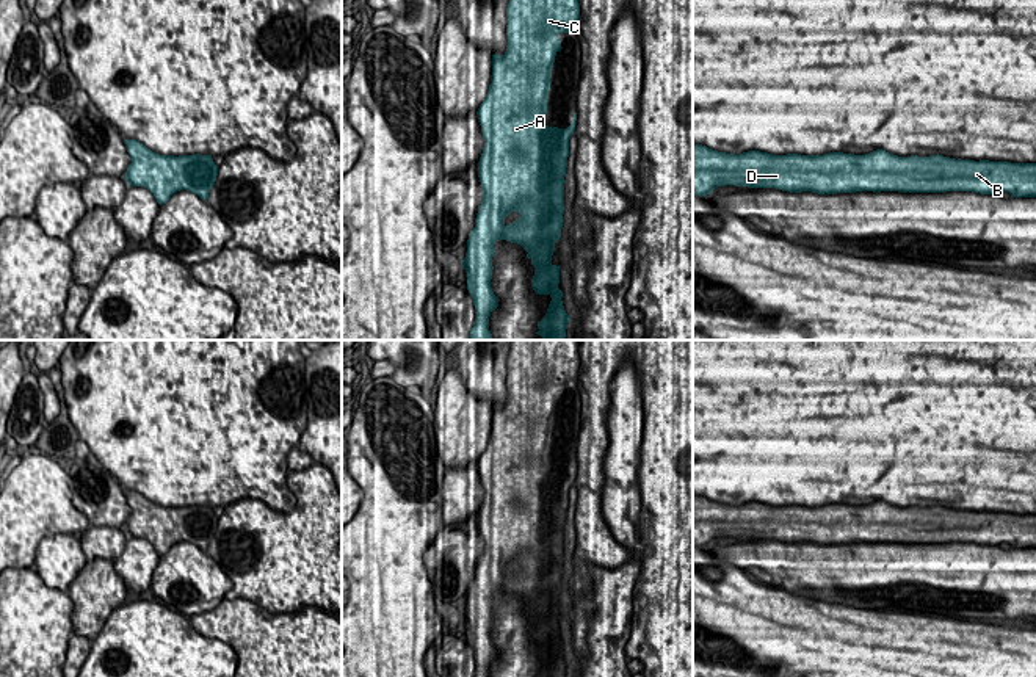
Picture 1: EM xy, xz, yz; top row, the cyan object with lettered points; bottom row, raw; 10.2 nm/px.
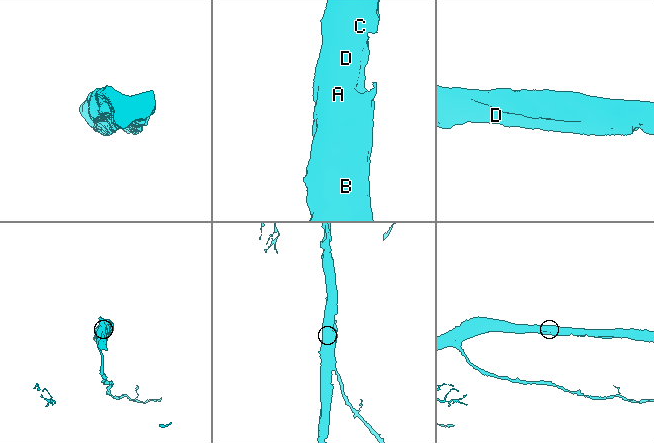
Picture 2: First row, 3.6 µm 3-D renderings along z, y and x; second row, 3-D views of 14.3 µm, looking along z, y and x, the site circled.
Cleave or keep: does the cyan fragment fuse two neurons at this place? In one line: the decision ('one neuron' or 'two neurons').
one neuron

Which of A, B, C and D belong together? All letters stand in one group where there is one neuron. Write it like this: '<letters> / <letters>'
A B C D

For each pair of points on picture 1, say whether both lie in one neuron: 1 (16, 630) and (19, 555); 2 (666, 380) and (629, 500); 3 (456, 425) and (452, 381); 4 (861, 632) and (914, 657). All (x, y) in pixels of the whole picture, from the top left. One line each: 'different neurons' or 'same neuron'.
1: different neurons
2: different neurons
3: same neuron
4: same neuron

